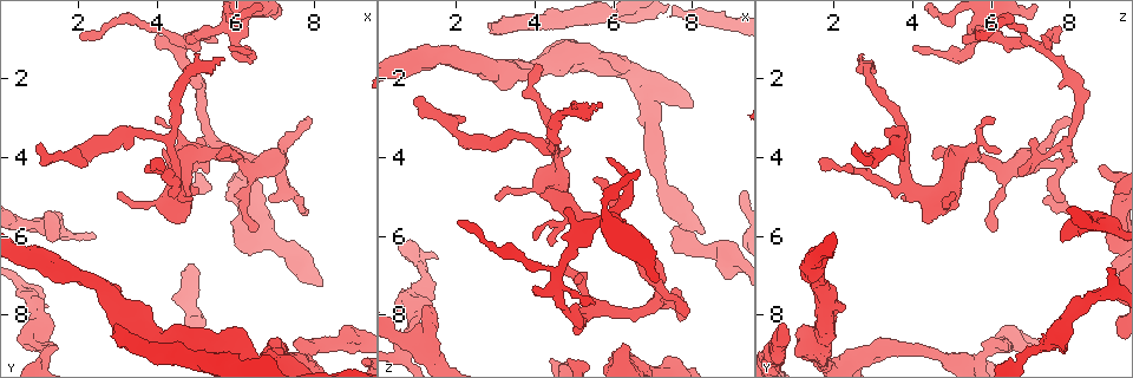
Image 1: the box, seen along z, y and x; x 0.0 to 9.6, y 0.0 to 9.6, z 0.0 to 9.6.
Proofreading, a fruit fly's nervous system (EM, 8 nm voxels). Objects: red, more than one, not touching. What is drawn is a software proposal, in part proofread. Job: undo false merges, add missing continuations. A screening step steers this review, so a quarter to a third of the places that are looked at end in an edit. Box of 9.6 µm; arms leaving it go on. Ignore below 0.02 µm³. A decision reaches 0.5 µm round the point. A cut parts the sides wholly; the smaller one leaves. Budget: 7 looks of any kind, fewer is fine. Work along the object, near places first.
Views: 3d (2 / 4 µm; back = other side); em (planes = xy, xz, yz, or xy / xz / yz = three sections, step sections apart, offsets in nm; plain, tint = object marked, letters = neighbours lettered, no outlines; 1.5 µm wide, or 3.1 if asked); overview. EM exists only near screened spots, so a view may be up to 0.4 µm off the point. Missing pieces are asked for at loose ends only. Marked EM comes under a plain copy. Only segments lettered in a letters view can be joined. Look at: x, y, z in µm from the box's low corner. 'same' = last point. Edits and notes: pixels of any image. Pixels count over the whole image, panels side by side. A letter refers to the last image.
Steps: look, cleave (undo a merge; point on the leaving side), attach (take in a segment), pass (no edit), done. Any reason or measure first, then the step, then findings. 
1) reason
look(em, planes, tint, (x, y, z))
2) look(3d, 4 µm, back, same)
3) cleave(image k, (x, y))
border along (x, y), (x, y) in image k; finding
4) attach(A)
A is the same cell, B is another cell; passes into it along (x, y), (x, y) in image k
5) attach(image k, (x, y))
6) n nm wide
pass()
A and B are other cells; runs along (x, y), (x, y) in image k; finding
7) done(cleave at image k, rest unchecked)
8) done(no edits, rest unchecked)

free end
look(3d, 4 µm, (6.25, 4.20, 8.75))

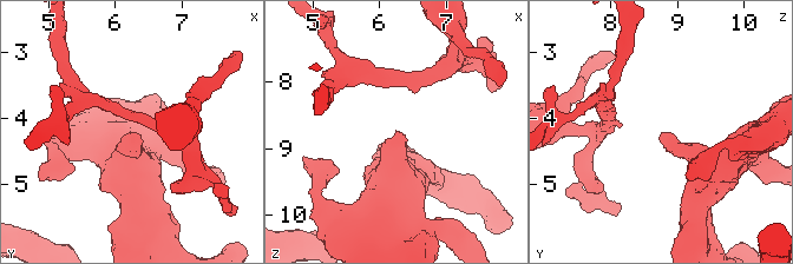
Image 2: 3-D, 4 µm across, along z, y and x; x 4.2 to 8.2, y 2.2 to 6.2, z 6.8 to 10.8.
look(em, planes, letters, (6.30, 4.15, 8.80))

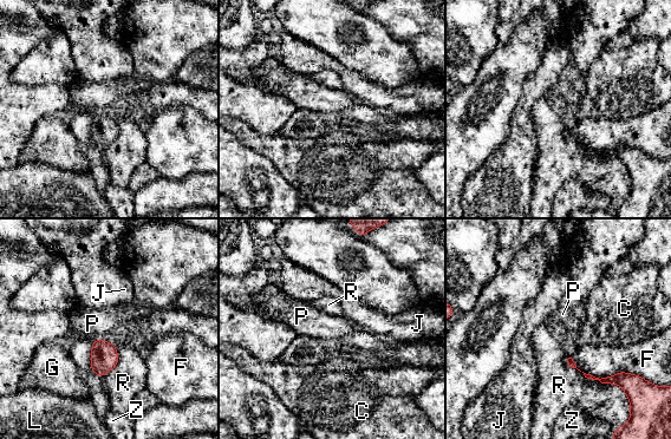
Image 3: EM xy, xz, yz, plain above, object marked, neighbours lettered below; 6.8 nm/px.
R touches over 440 nm
pass()
C, F, G, J, L, P, R and Z are other cells; no lettered segment goes on from it

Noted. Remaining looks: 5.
an open end
look(em, planes, letters, (6.50, 5.85, 6.10))

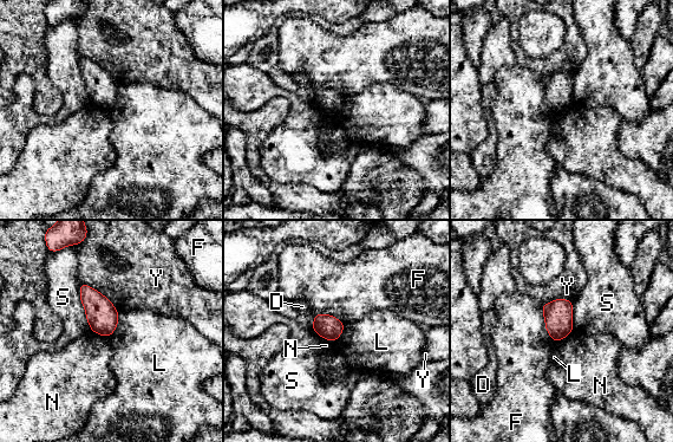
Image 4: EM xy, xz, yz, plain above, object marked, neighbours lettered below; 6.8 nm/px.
pass()
D, F, L, N, S and Y are other cells; border along (118, 312), (117, 326), (109, 337) in image 4; none of them fits

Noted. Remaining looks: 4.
look(3d, 4 µm, (0.95, 3.60, 2.55))

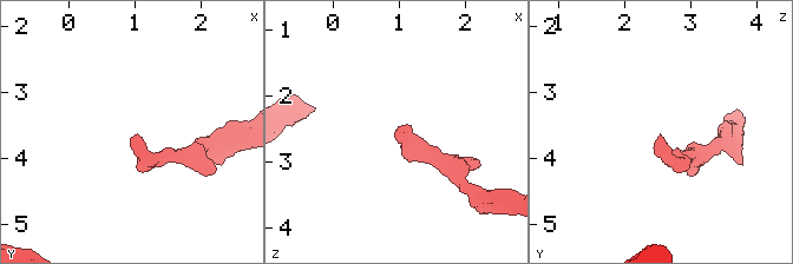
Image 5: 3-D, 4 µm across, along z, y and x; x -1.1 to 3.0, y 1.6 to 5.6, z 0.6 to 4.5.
now the EM
look(em, xz, step 8, tint, (1.00, 3.65, 2.50))

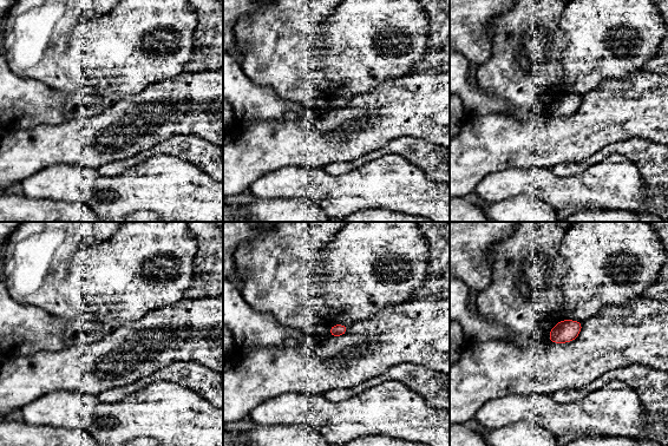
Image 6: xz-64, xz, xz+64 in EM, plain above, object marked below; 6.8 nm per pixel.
another direction
look(em, xy, step 8, letters, same)

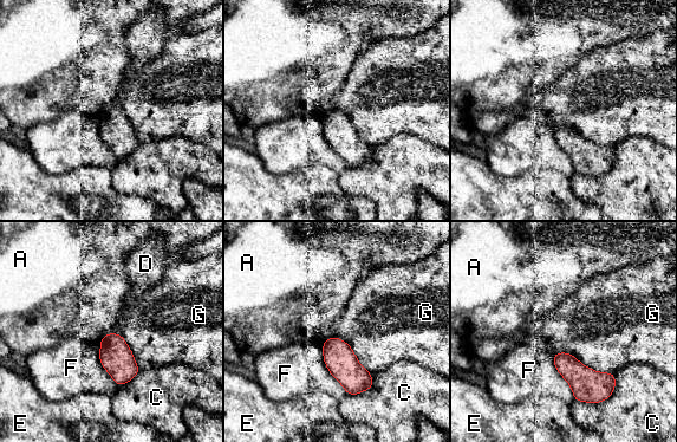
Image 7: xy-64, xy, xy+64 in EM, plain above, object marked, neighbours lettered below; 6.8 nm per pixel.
pass()
A, C, D, E, F and G are other cells; border along (110, 332), (119, 335) in image 7; no lettered segment goes on from it

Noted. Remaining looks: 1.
done(no edits, rest unchecked)

